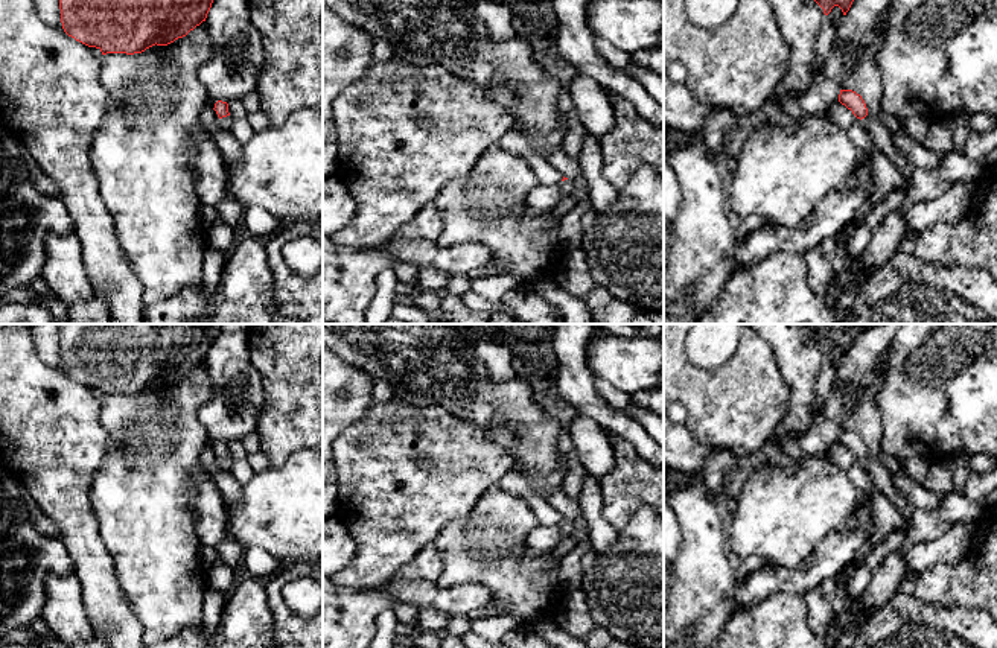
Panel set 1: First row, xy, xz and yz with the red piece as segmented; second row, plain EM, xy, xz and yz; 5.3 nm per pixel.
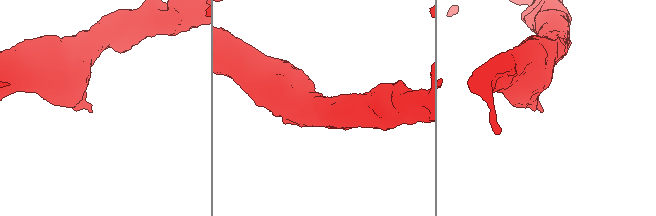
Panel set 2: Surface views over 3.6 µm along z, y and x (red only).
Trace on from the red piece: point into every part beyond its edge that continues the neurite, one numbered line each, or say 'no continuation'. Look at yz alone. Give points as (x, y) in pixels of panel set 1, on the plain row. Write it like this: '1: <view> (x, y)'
1: yz (880, 476)

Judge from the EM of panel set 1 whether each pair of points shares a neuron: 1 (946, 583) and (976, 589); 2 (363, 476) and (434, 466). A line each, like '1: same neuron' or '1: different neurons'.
1: same neuron
2: same neuron

